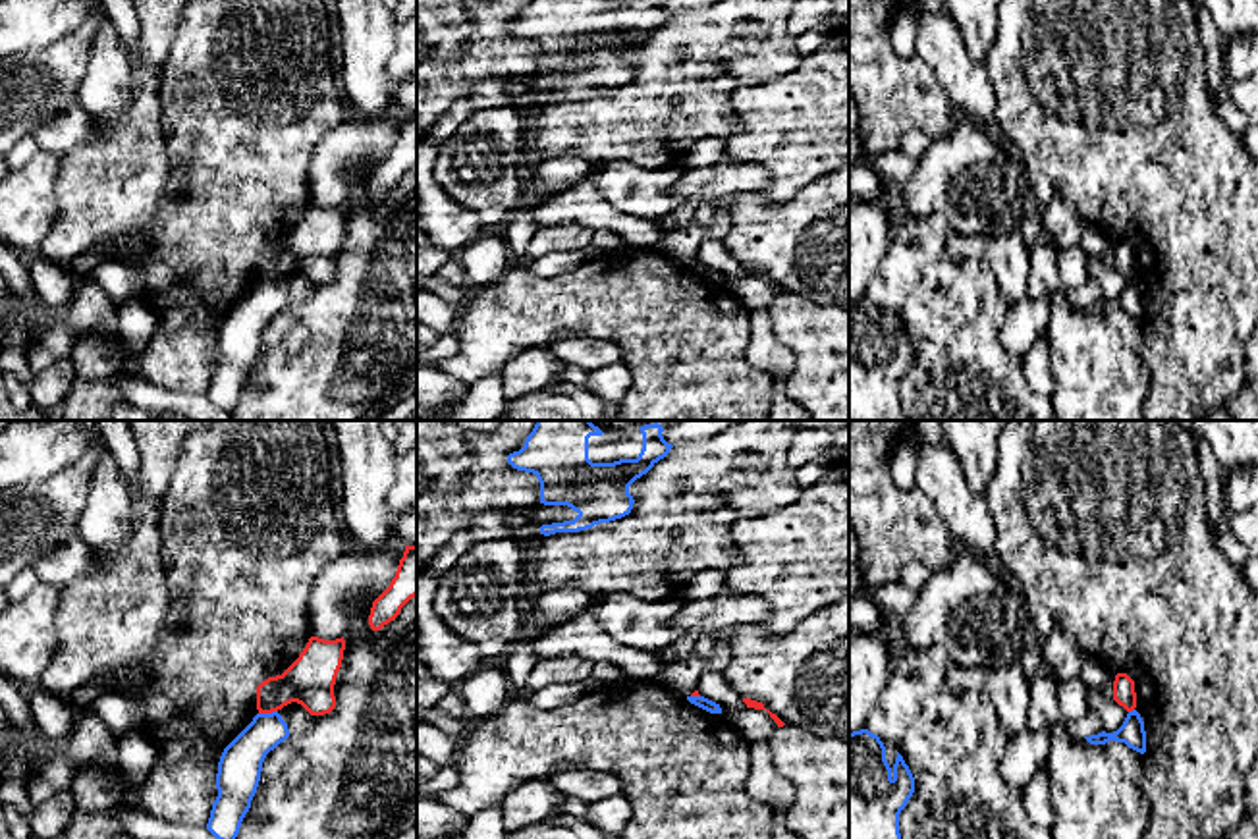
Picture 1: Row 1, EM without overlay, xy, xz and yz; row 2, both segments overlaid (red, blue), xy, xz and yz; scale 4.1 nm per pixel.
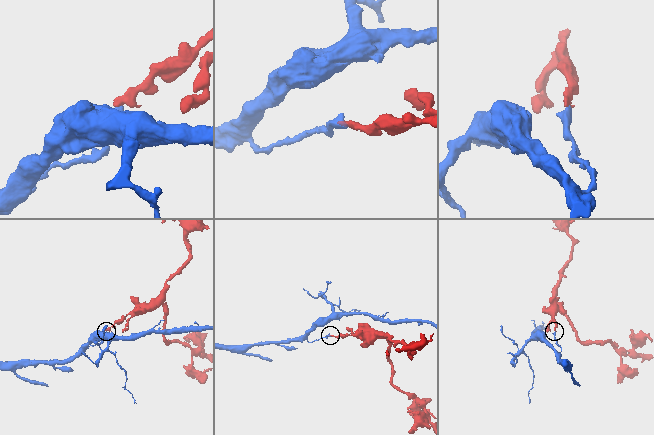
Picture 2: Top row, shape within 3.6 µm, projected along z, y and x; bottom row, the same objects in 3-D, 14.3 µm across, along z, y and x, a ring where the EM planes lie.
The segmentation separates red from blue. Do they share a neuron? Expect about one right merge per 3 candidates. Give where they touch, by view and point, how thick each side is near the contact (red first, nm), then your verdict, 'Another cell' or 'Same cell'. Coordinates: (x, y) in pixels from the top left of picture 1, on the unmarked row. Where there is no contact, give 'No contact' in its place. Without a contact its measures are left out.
Touches red at xy (267, 280). Thickness 200 nm (red) against 180 nm. Another cell

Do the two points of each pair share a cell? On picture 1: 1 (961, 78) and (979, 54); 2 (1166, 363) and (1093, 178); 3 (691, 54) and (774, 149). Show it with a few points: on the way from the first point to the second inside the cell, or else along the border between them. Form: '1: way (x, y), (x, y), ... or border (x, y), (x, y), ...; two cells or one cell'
1: border (952, 20), (967, 54), (984, 68); two cells
2: way (1177, 315), (1177, 255), (1141, 218); one cell
3: border (772, 80), (741, 85), (732, 95), (728, 108); two cells

